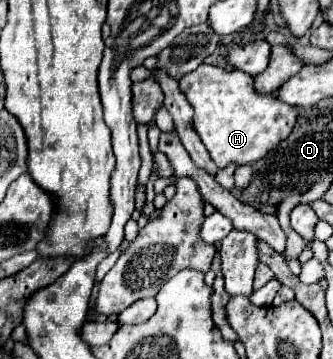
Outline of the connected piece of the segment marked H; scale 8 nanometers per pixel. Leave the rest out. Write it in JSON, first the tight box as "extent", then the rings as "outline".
{"extent":[179,63,299,169],"outline":[[[201,63],[195,71],[179,79],[181,91],[195,107],[195,131],[219,169],[227,167],[231,161],[247,165],[263,159],[271,149],[289,137],[297,123],[299,107],[277,99],[273,93],[259,93],[253,83],[255,77],[245,71],[227,71],[207,63]]]}

